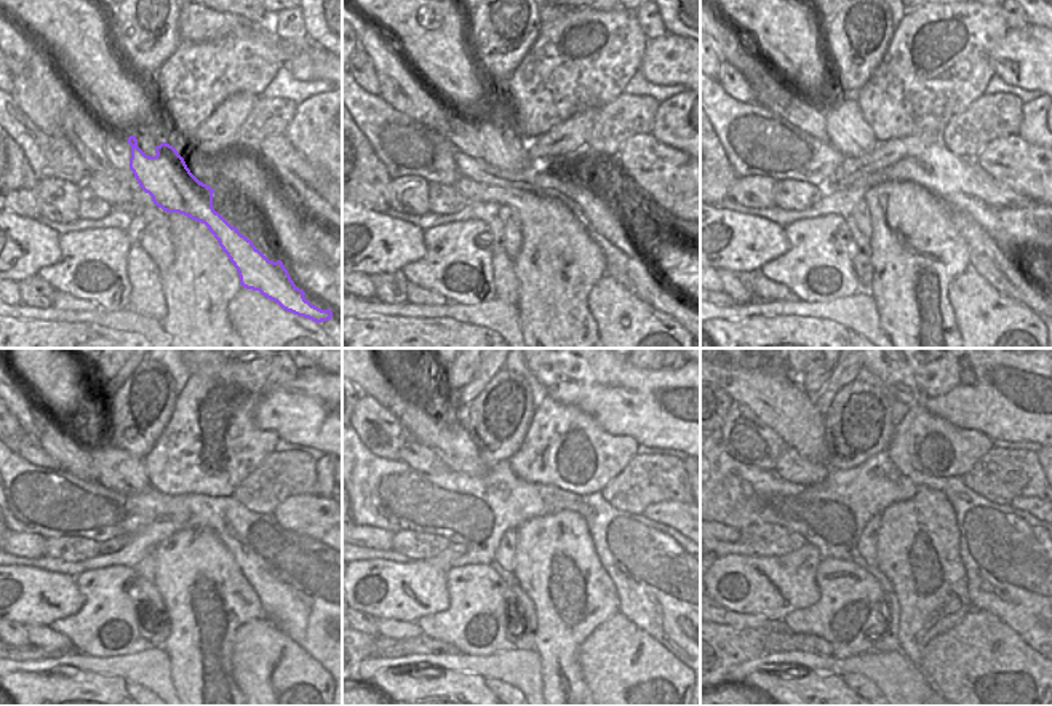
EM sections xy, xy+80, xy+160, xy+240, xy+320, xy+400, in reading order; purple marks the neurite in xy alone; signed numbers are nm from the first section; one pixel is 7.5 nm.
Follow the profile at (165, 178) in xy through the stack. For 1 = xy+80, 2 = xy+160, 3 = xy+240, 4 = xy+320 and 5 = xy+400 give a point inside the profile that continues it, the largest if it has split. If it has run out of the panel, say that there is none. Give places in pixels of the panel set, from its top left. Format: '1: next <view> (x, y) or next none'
1: next xy+80 (502, 147)
2: next xy+160 (848, 131)
3: next xy+240 (117, 470)
4: next xy+320 (432, 416)
5: next xy+400 (760, 380)

